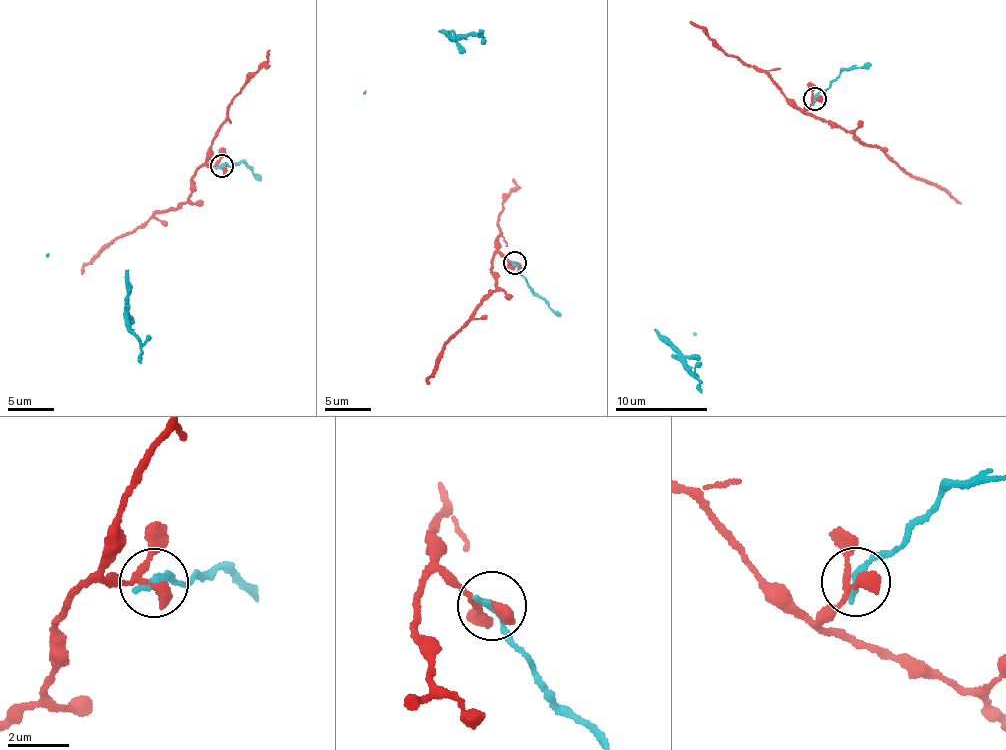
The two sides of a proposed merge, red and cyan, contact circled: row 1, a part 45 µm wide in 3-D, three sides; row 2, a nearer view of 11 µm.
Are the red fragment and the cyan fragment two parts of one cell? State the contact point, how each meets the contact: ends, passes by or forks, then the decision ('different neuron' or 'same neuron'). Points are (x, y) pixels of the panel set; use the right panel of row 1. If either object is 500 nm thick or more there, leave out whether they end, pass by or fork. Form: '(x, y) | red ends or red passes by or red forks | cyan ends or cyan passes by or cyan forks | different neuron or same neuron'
(815, 98) | red passes by | cyan ends | different neuron

